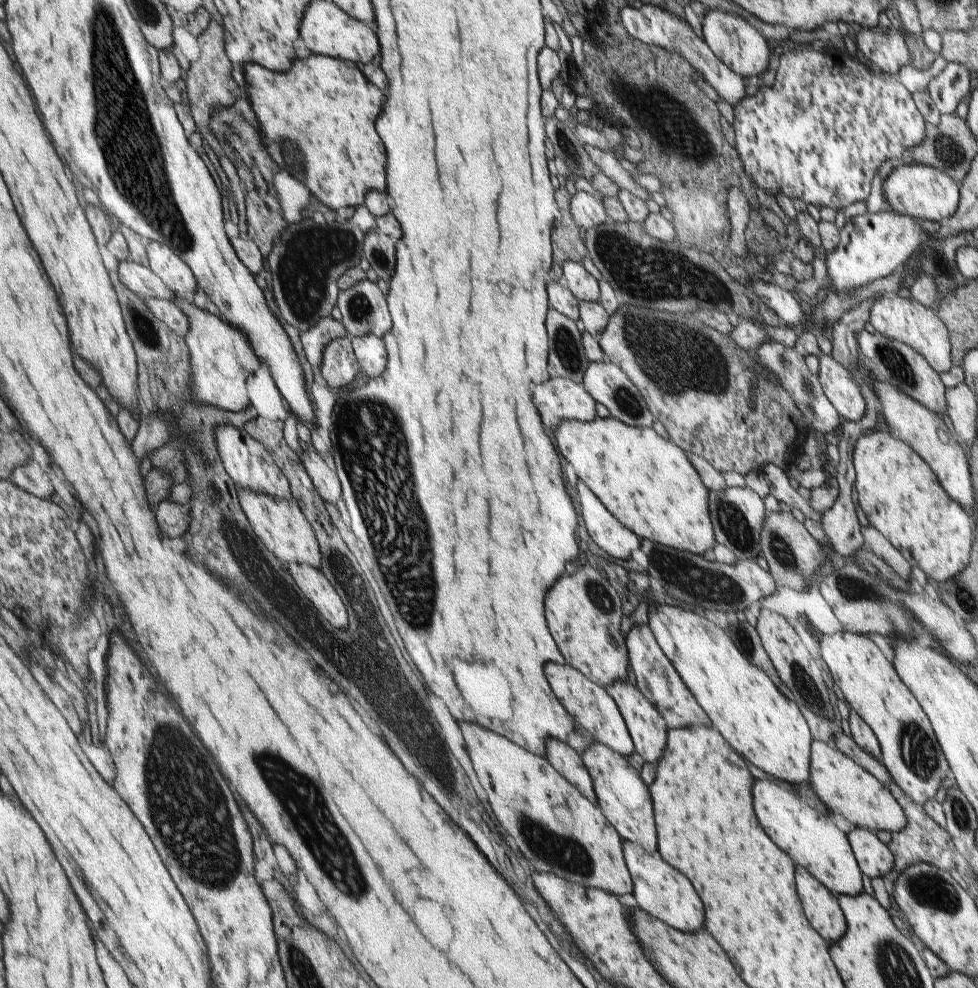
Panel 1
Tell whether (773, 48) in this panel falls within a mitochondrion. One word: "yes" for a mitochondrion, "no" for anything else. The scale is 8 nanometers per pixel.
no

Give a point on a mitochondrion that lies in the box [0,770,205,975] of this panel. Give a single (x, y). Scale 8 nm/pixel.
(117, 942)

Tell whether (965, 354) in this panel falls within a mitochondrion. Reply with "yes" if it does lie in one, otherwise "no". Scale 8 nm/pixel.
no

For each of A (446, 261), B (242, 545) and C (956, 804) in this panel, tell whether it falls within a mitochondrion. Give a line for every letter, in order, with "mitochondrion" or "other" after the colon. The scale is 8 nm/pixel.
A: other
B: mitochondrion
C: mitochondrion

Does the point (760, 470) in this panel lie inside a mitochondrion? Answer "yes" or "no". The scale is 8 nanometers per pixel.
no

